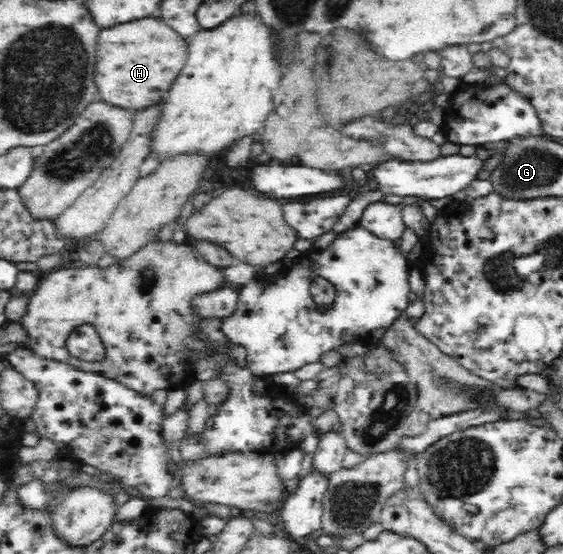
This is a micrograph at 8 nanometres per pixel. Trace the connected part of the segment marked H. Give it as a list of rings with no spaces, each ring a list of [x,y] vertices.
[[[142,18],[110,30],[102,30],[98,36],[98,60],[96,60],[96,86],[100,100],[118,106],[142,110],[154,106],[162,94],[170,88],[186,62],[186,42],[160,18]]]

